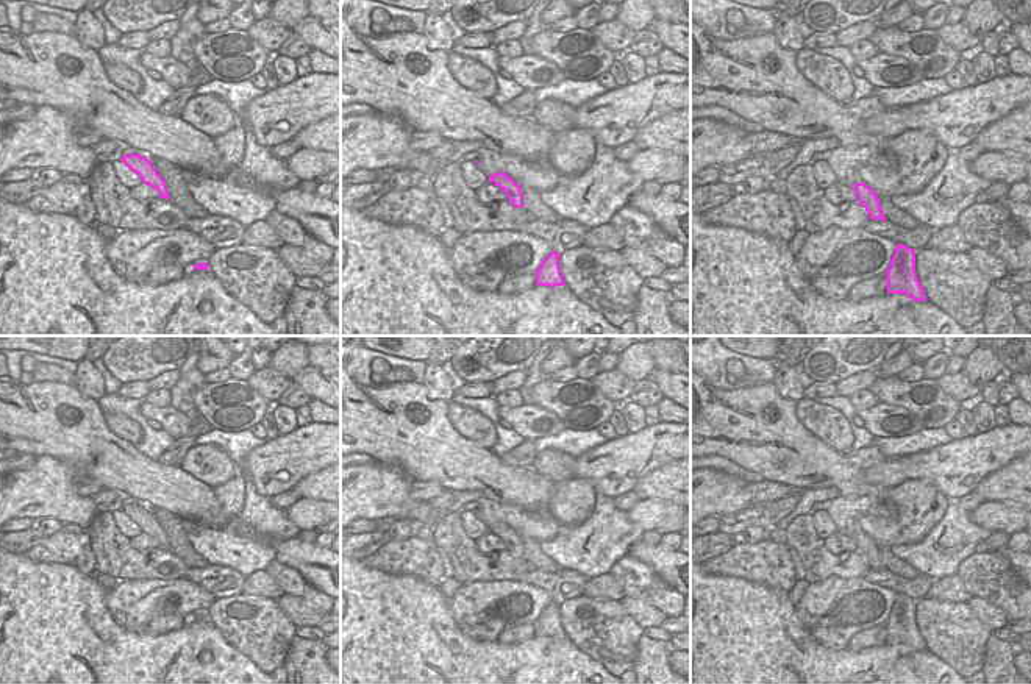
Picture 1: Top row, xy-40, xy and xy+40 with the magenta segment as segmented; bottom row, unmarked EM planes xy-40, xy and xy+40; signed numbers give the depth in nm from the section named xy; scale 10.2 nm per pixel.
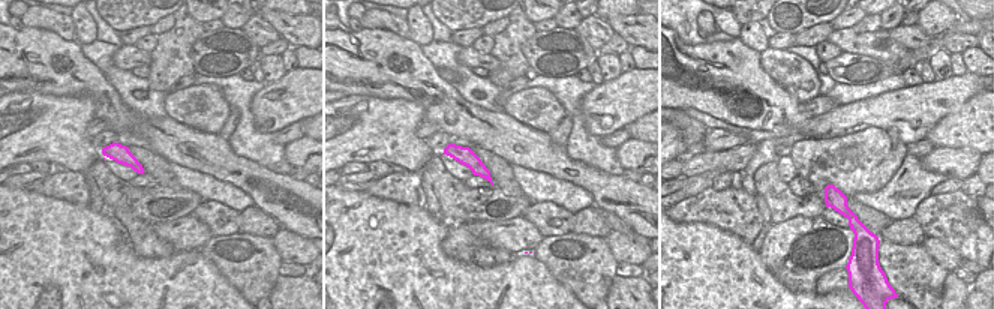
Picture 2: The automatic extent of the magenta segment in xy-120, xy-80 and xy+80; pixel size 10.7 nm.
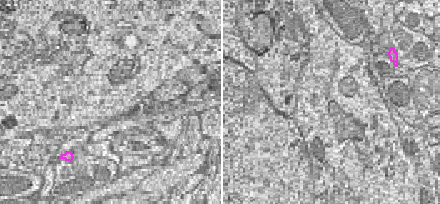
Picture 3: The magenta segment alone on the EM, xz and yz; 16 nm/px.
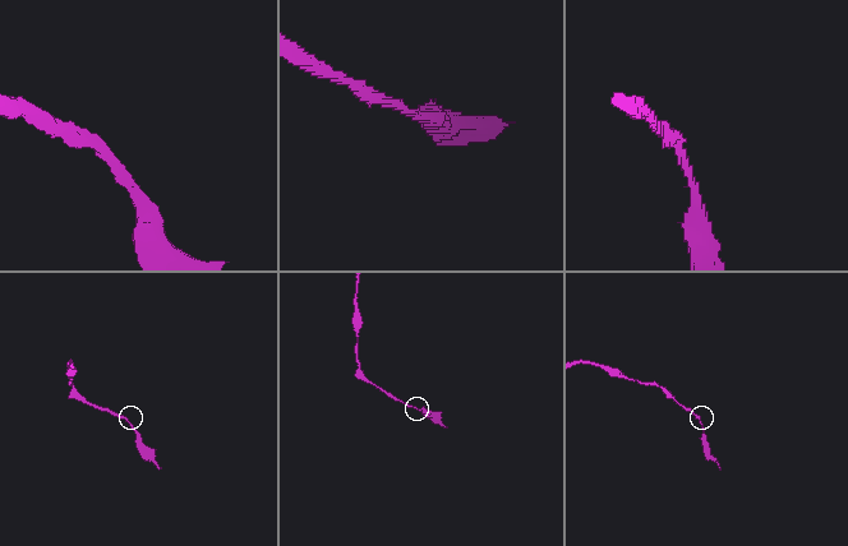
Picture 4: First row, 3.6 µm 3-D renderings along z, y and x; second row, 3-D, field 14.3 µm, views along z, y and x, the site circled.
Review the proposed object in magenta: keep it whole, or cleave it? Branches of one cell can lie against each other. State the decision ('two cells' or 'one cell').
one cell

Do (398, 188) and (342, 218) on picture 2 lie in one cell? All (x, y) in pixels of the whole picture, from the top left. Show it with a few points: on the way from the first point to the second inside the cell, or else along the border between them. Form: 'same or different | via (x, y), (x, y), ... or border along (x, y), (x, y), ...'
different | border along (365, 191), (377, 197), (414, 206)

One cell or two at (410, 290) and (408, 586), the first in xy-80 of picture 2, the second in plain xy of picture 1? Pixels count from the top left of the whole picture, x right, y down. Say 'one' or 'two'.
one

